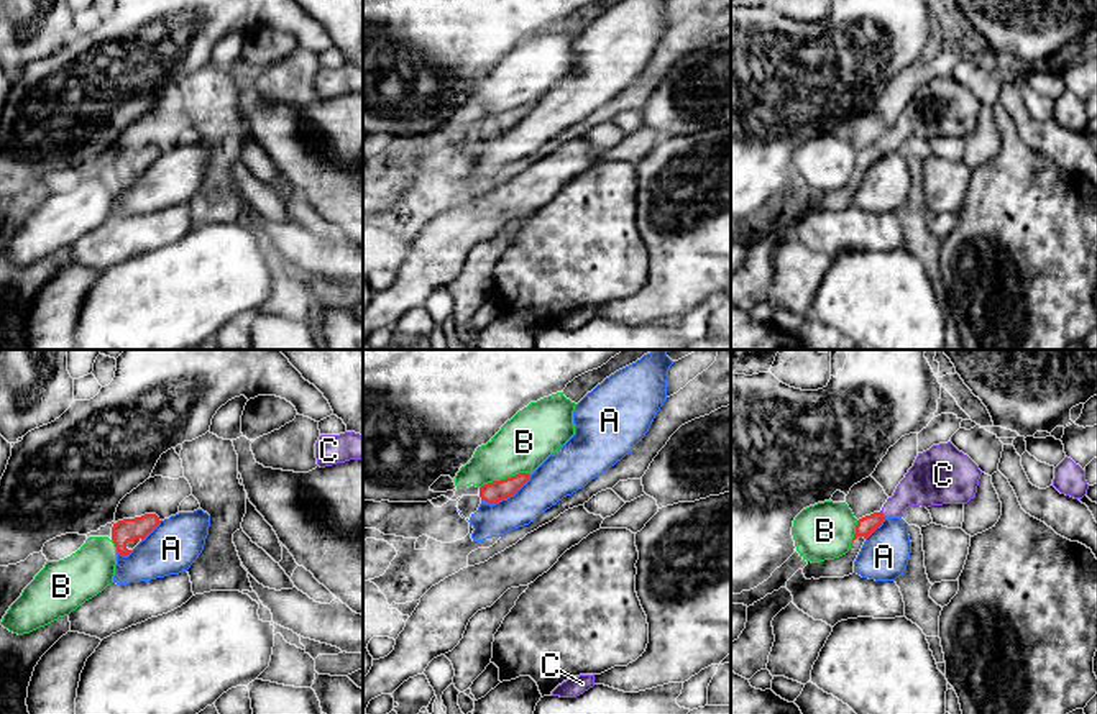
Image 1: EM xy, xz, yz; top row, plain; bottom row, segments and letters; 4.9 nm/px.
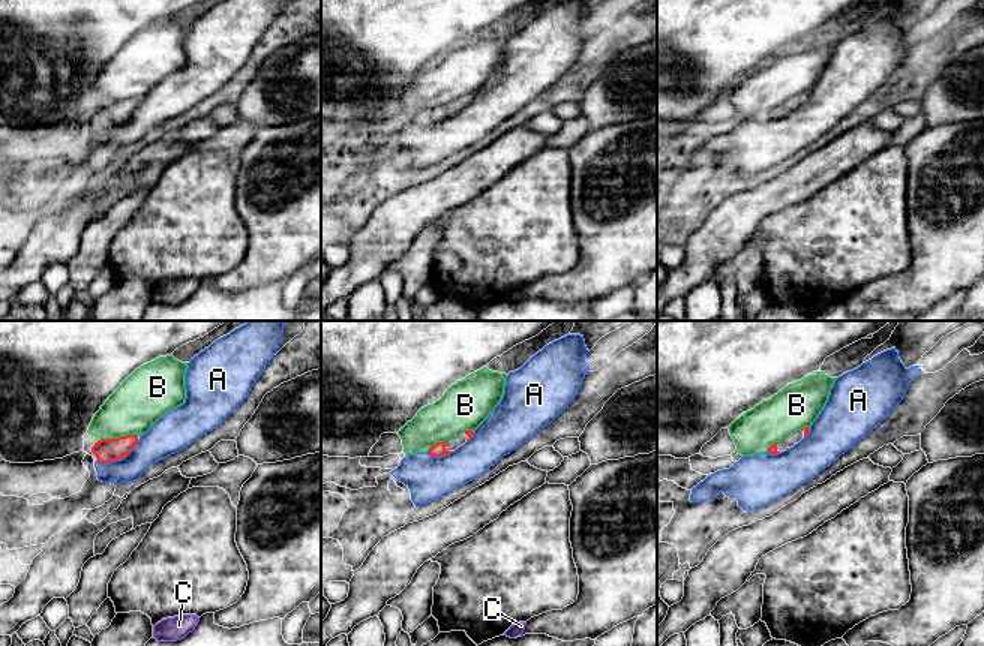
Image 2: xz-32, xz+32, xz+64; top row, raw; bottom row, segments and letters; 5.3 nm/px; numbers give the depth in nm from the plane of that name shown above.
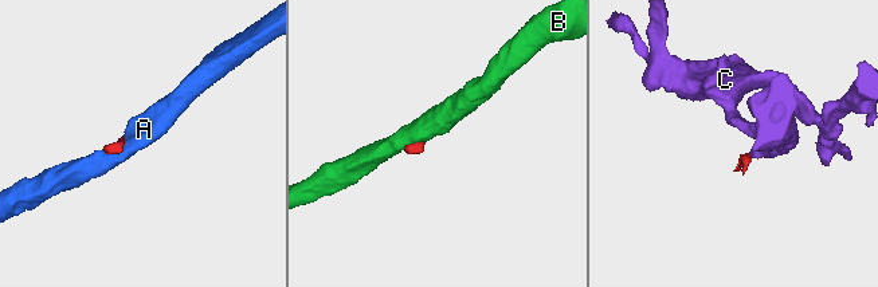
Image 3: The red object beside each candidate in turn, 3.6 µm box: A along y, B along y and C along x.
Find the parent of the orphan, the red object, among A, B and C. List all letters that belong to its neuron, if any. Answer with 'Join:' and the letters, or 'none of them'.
Join: C

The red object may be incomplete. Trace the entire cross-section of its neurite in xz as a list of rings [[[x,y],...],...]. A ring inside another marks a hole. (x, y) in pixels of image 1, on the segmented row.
[[[519,473],[501,481],[483,484],[480,487],[480,497],[488,504],[496,504],[503,499],[514,496],[529,481],[529,478],[529,473]]]

